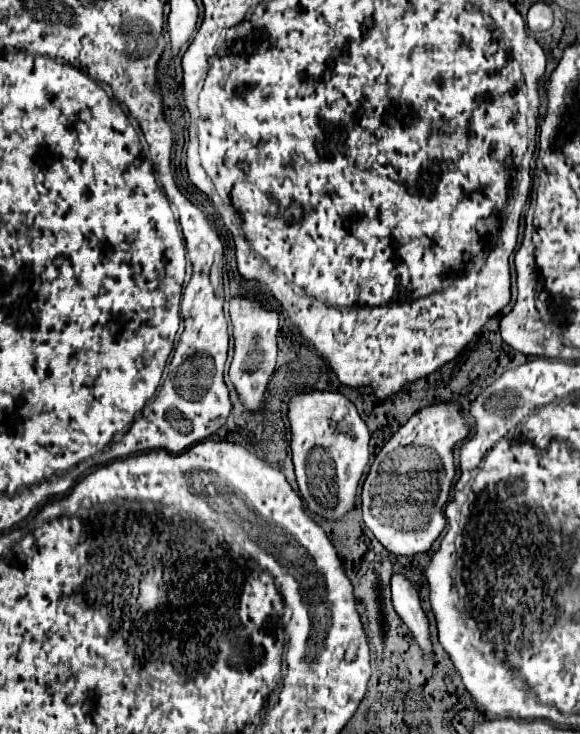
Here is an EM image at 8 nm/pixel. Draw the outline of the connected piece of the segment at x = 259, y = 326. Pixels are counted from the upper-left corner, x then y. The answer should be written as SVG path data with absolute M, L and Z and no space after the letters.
M247 298L231 300L231 322L233 322L233 362L229 368L229 378L239 394L241 404L249 414L259 412L263 404L263 394L267 390L269 378L275 372L277 358L277 332L279 332L279 314L275 310L265 310L259 302Z

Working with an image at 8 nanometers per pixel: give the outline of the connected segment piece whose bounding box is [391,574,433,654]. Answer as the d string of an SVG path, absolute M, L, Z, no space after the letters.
M399 574L391 578L391 590L393 590L395 612L411 630L413 640L417 642L423 654L433 654L431 640L429 640L429 620L419 604L417 590L411 586L411 582L405 576L399 576Z

